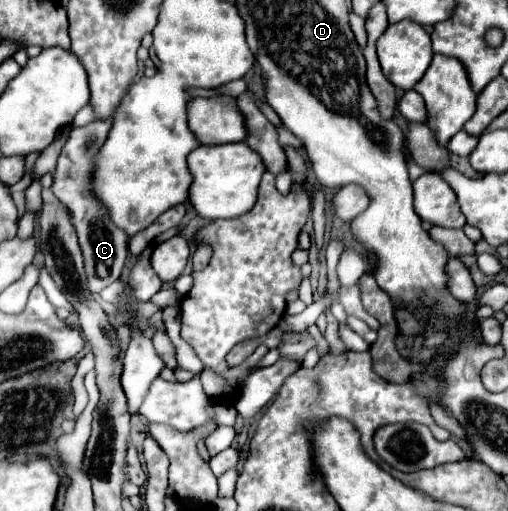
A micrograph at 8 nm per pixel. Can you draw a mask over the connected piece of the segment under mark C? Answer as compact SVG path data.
M96 119L84 127L74 127L70 137L58 157L58 165L54 171L54 195L68 207L72 213L72 225L76 227L78 241L84 253L84 267L88 275L88 291L100 293L104 287L114 283L124 269L124 261L128 255L128 237L116 225L112 225L106 209L92 197L90 193L90 173L94 169L94 157L100 151L102 143L108 137L112 119Z

